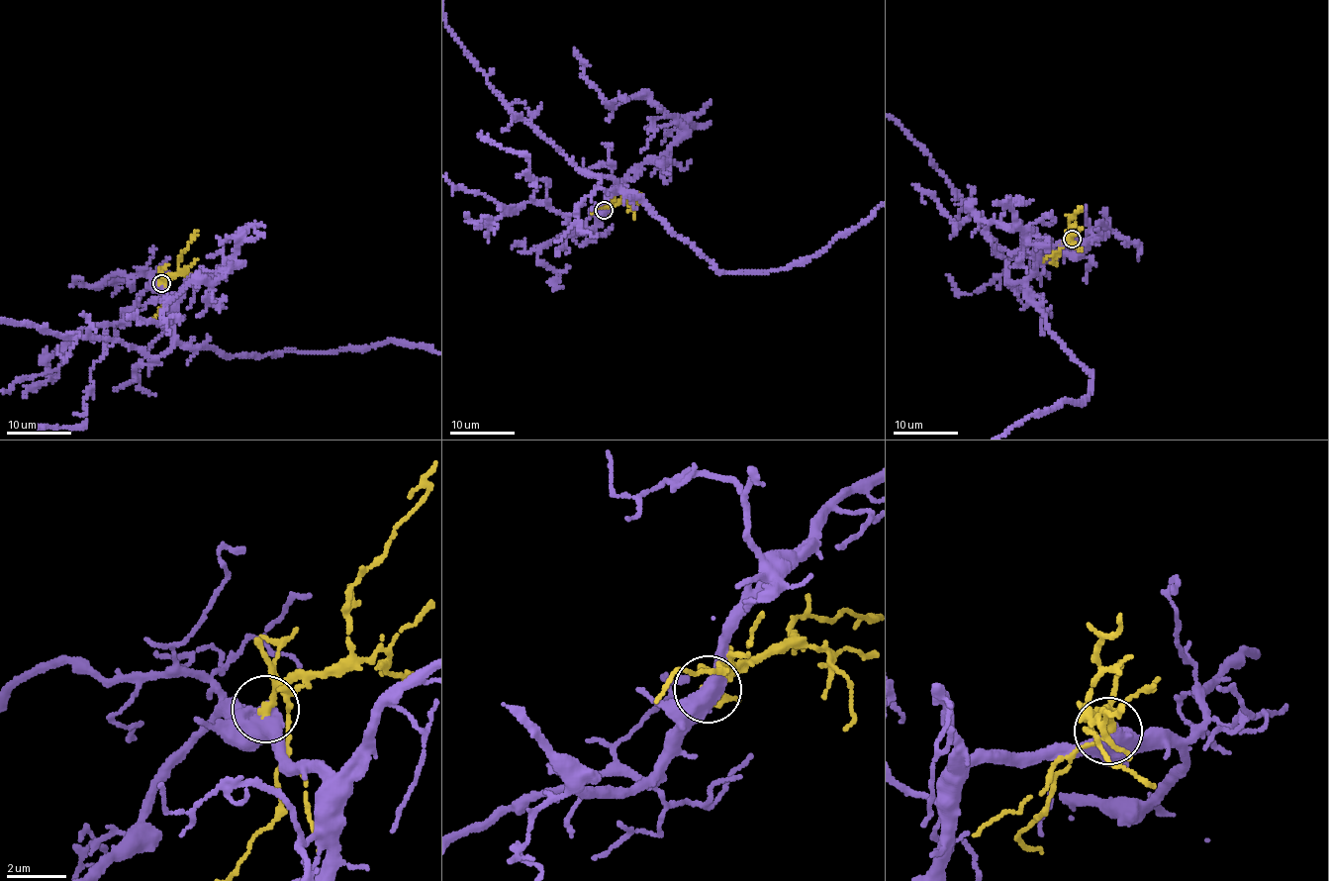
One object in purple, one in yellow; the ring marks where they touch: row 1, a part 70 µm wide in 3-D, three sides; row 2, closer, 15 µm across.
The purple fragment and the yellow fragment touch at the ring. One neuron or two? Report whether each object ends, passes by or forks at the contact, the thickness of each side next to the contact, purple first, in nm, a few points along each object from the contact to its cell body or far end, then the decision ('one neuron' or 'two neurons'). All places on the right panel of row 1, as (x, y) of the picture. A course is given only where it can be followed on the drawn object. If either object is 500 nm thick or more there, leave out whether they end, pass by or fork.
550/140 nm | purple via (1072, 240), (1041, 247), (1037, 266), (1008, 283), (989, 232), (927, 155) | yellow via (1072, 240), (1068, 234), (1070, 221), (1083, 207) | one neuron

